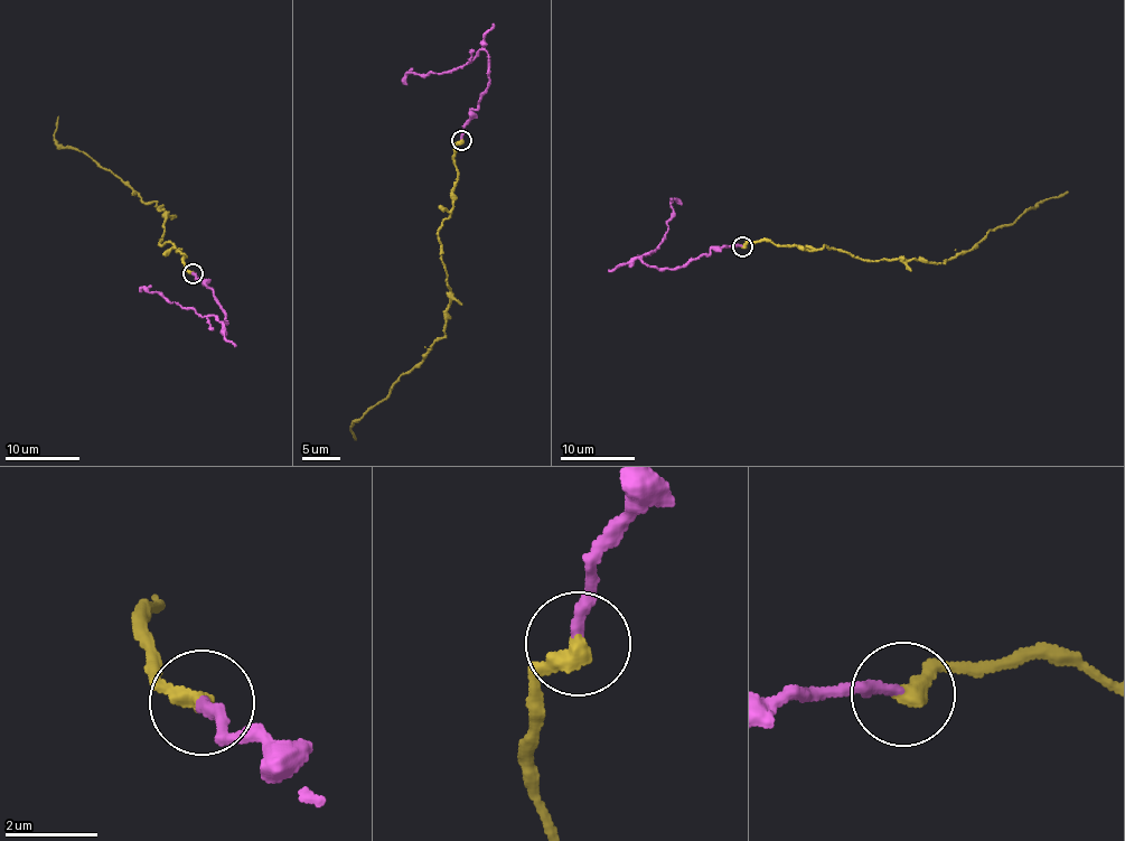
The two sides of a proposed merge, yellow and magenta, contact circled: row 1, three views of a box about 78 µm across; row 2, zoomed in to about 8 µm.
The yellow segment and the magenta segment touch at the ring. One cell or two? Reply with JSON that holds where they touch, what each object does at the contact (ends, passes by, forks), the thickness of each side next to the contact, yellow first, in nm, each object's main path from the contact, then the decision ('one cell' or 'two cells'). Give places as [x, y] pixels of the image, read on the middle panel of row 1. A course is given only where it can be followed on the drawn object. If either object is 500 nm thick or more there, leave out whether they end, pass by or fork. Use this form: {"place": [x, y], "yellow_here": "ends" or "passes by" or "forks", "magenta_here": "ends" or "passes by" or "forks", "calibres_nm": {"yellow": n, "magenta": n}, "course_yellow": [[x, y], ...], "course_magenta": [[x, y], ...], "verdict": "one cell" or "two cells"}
{"place": [461, 140], "yellow_here": "ends", "magenta_here": "ends", "calibres_nm": {"yellow": 400, "magenta": 260}, "course_yellow": [[461, 140], [456, 146], [451, 215], [439, 227], [450, 305], [446, 334], [354, 422], [356, 438]], "course_magenta": [[461, 140], [462, 125], [487, 87], [489, 56], [481, 50], [455, 69], [420, 75], [412, 73], [403, 84]], "verdict": "two cells"}

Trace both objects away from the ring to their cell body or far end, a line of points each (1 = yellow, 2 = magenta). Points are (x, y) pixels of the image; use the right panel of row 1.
1: (741, 246), (771, 240), (812, 250), (824, 245), (869, 261), (941, 263), (1067, 192)
2: (741, 246), (711, 250), (681, 268), (647, 265), (643, 257), (663, 241), (671, 205), (674, 199), (681, 203)

